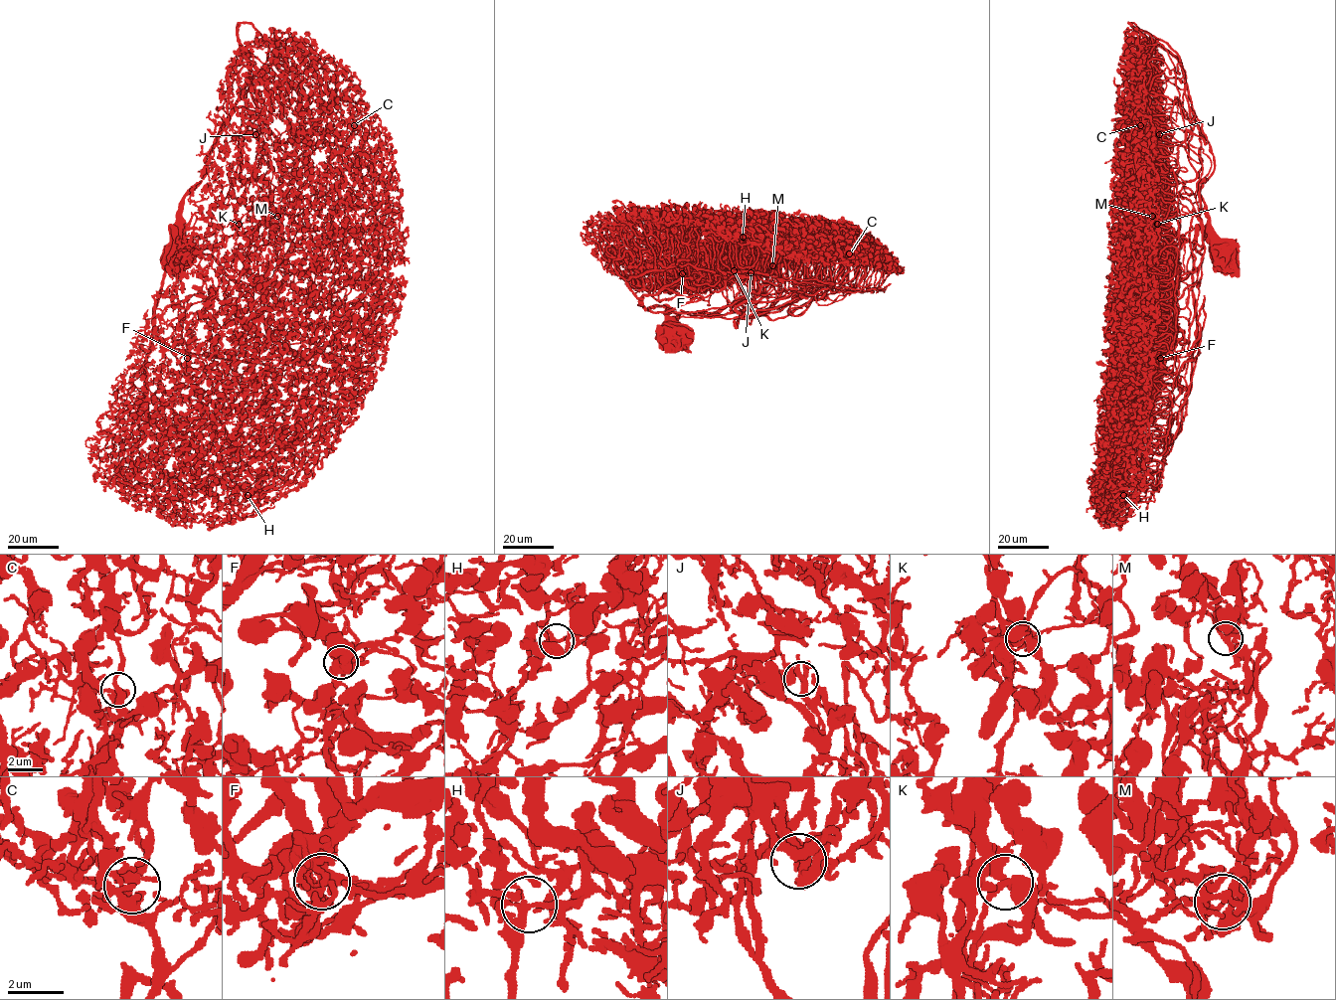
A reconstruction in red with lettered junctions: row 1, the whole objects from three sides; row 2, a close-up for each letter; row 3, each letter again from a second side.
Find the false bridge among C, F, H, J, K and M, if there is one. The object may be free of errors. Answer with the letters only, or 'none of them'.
none of them

